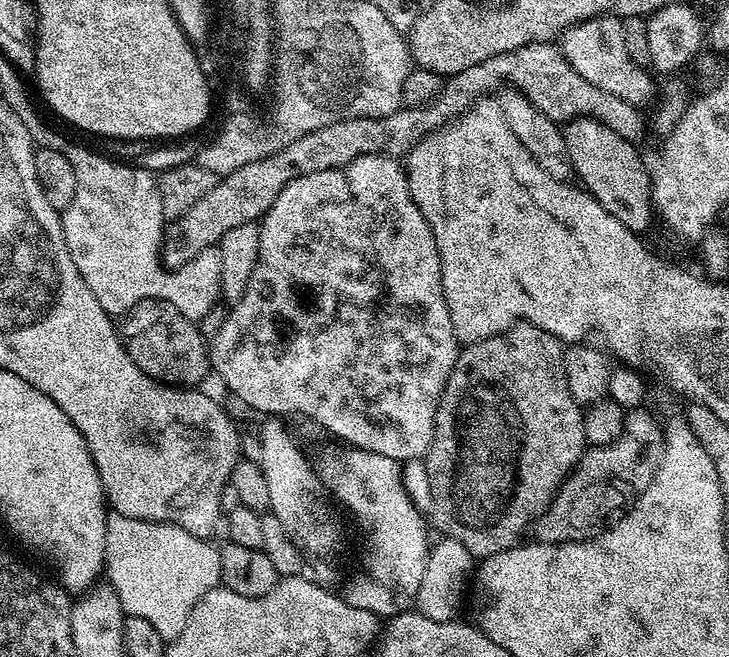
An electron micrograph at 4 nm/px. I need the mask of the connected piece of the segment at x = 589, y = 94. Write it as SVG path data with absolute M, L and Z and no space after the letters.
M555 43L527 44L513 52L486 58L486 62L470 66L470 70L447 77L439 96L426 106L401 106L394 114L386 114L382 118L346 118L342 122L330 122L330 126L322 126L322 130L310 130L310 134L294 138L294 142L282 146L282 150L266 158L238 166L238 170L229 176L217 179L210 194L194 202L186 214L165 227L162 245L164 267L171 270L186 266L186 262L194 259L199 252L216 248L226 230L257 223L268 213L274 198L278 198L278 194L282 194L284 187L294 178L318 174L318 170L341 168L354 162L354 158L363 156L407 157L418 142L439 128L445 128L477 100L485 94L495 93L505 82L526 94L526 98L530 98L530 102L534 102L534 106L538 106L538 110L542 110L542 114L551 120L567 122L577 120L579 116L592 116L610 126L614 134L622 134L622 138L627 140L640 142L644 136L644 116L640 113L643 111L637 105L622 102L622 98L599 86L590 86L590 82L586 82L586 78L582 78L582 74L578 74L570 62L566 62L563 50Z

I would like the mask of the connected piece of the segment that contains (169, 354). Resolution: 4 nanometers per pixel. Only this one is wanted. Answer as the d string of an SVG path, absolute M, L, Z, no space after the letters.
M140 300L133 308L125 312L118 324L120 340L126 354L134 358L138 370L162 384L173 386L200 386L210 376L210 344L201 334L197 321L184 316L170 302L165 300Z

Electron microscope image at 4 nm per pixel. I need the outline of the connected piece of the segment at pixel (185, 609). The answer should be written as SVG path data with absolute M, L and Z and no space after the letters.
M109 511L106 522L106 554L104 566L107 583L118 594L118 602L125 613L138 618L146 618L162 634L164 641L178 638L186 627L186 618L194 610L197 602L208 591L220 584L220 548L212 545L211 539L195 536L182 530L177 524L159 524L138 518L126 518L122 514Z

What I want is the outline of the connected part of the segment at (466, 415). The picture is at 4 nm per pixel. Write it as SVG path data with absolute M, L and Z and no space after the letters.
M517 322L513 324L512 327L507 328L504 332L498 333L497 336L491 336L485 340L479 340L473 344L461 347L460 356L454 362L454 370L450 370L450 378L446 382L446 386L442 390L440 401L438 402L436 425L434 426L434 434L432 435L432 445L428 448L428 455L423 457L422 465L424 464L425 470L428 471L428 496L432 499L432 520L436 523L437 530L441 532L439 535L449 540L462 542L462 546L466 546L466 550L470 550L470 554L473 558L493 556L502 550L514 548L517 544L521 543L521 541L525 539L524 531L526 531L527 528L529 531L529 529L535 525L536 521L548 511L549 506L552 505L552 499L556 496L556 491L564 485L564 479L572 473L572 469L576 467L576 463L578 463L584 456L586 451L586 441L584 438L584 412L582 411L582 405L574 398L574 394L570 394L570 382L566 382L566 366L564 365L565 355L565 345L557 340L555 336L552 336L546 330L542 330L533 324Z

